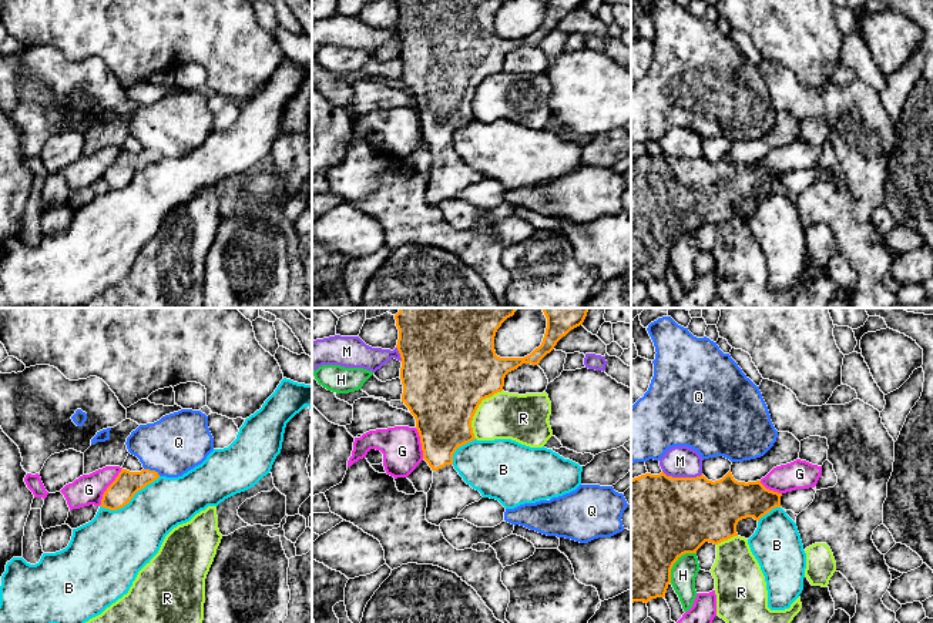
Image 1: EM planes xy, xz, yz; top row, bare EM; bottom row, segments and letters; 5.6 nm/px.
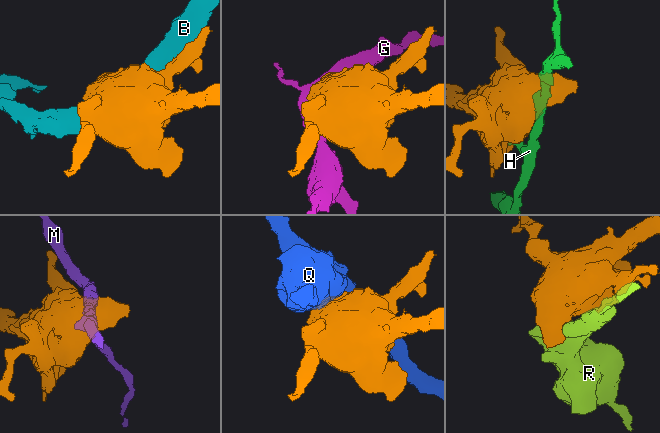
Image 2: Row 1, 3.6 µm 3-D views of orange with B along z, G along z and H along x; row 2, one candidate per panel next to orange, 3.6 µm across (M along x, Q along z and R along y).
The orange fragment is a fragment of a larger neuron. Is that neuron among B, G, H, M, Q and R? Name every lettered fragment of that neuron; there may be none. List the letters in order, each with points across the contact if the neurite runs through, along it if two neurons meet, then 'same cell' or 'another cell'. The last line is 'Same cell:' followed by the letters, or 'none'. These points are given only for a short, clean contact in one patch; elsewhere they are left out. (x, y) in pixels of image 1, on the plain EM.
B: another cell
G: border along xy (121, 148), (98, 186); another cell
H: another cell
M: another cell
Q: another cell
R: another cell
Same cell: none

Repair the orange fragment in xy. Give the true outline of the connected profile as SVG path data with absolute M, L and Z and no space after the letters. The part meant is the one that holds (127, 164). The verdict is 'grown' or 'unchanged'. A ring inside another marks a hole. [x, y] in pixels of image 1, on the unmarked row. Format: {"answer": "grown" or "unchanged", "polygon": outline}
{"answer": "unchanged", "polygon": "M121 150L115 161L107 168L101 180L101 188L117 191L130 184L134 175L160 158L158 153L142 150L130 153Z"}

